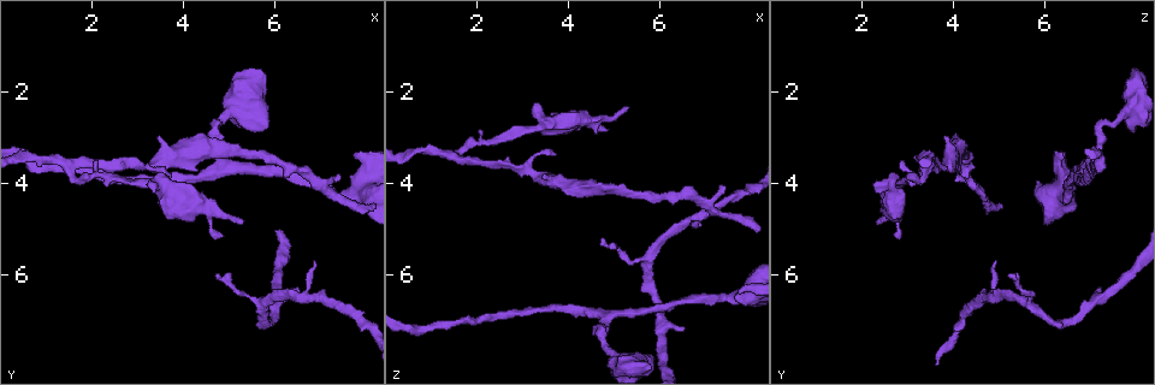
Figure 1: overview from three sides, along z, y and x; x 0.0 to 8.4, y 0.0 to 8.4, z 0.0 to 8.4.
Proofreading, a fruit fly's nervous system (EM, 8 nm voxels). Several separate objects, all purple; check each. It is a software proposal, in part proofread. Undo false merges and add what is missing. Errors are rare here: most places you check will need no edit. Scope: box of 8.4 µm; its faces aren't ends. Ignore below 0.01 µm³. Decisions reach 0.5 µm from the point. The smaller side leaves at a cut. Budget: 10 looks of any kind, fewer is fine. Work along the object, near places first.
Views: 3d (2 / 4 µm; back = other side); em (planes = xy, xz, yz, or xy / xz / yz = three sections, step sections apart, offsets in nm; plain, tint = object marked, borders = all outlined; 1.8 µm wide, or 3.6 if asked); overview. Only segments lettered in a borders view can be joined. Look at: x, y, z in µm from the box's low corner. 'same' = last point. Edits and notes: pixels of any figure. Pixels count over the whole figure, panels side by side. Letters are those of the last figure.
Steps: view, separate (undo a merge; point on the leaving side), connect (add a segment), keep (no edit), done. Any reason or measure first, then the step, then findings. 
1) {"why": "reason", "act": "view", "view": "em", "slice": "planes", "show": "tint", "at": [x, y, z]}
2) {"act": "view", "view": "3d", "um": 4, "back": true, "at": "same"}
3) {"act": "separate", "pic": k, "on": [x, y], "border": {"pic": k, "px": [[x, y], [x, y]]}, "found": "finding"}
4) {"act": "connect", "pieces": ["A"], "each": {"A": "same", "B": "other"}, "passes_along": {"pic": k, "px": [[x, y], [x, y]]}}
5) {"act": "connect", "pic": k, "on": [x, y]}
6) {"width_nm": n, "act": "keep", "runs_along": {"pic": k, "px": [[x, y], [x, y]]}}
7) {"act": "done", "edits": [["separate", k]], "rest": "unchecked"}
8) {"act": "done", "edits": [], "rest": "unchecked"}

{"why": "arms part here", "act": "view", "view": "em", "slice": "xy", "step": 16, "show": "tint", "at": [1.60, 3.70, 3.45]}

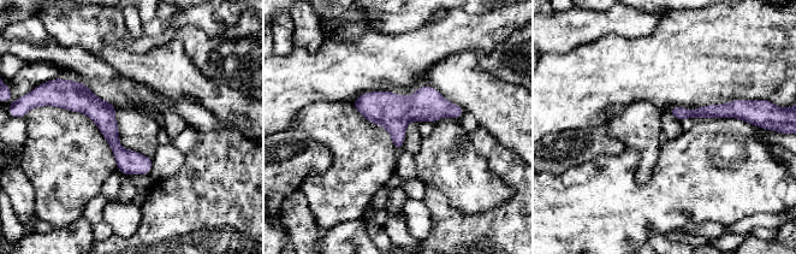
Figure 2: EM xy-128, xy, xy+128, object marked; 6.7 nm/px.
{"act": "view", "view": "em", "slice": "xy", "step": 16, "show": "borders", "at": "same"}

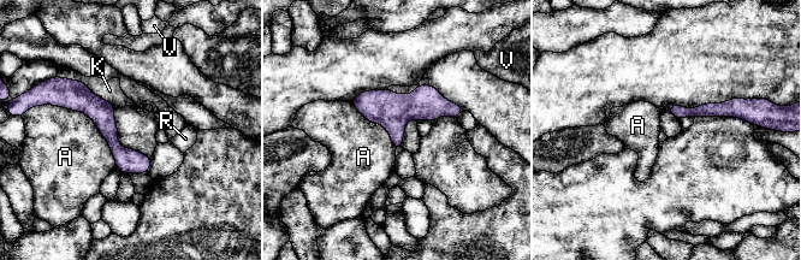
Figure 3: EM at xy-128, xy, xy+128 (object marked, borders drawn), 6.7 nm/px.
{"act": "keep", "each": {"A": "other", "K": "other", "R": "other", "V": "other"}, "found": "all the same neuron"}

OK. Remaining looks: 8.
{"why": "sudden change in width", "act": "view", "view": "3d", "um": 2, "back": true, "at": [3.40, 3.95, 2.75]}

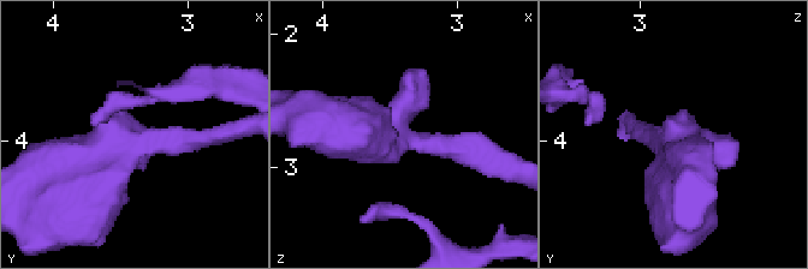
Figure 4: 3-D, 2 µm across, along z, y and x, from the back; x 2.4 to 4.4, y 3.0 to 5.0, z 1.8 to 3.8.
{"why": "shape alone is not enough", "act": "view", "view": "em", "um": 3.6, "slice": "planes", "show": "plain", "at": [3.42, 4.02, 2.74]}

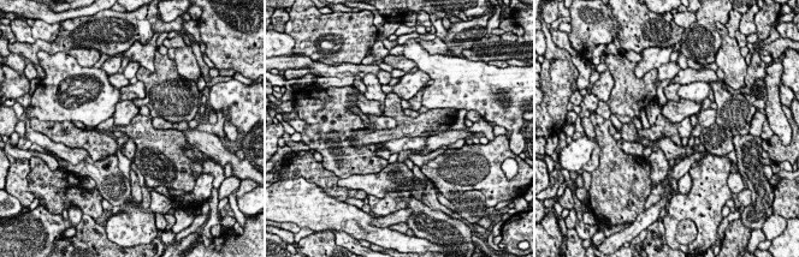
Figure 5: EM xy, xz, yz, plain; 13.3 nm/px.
{"why": "what lies round it", "act": "view", "view": "em", "um": 3.6, "slice": "planes", "show": "borders", "at": "same"}

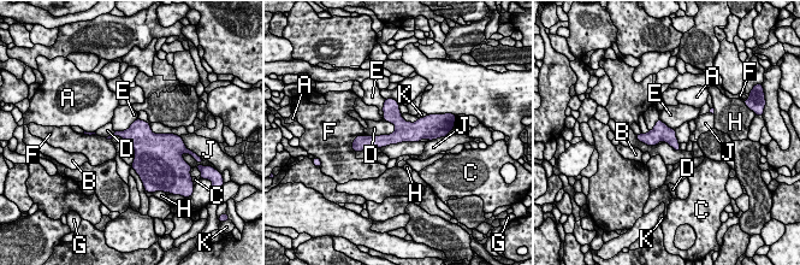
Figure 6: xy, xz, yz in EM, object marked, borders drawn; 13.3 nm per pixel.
{"width_nm": 240, "longest_contact_nm": ["D", 440], "act": "keep", "each": {"A": "other", "B": "other", "C": "other", "D": "other", "E": "other", "F": "other", "G": "other", "H": "other", "J": "other", "K": "other"}, "found": "one neuron here"}

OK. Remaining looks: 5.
{"why": "an open end", "act": "view", "view": "3d", "um": 4, "at": [7.40, 3.90, 4.05]}

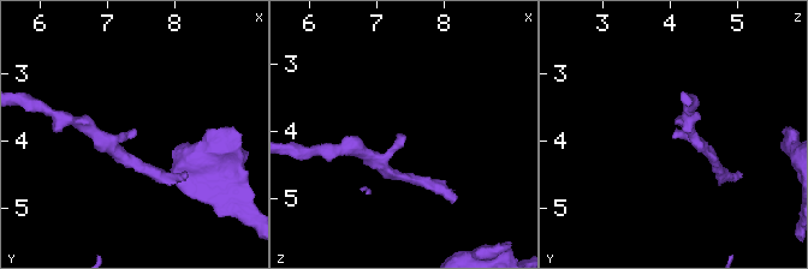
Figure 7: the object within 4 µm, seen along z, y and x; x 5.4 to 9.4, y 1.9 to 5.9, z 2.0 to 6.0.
{"why": "shape alone is not enough", "act": "view", "view": "em", "slice": "yz", "step": 4, "show": "borders", "at": [7.45, 3.90, 4.05]}

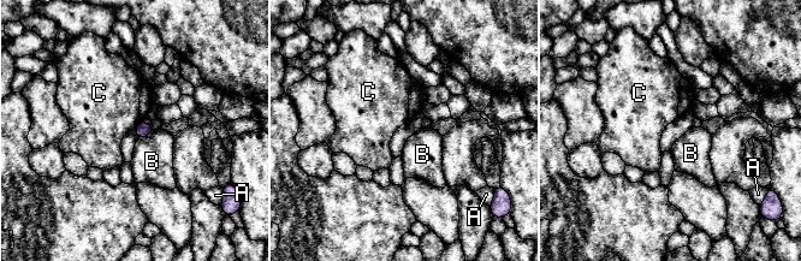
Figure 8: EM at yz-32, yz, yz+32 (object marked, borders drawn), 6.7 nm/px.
{"act": "view", "view": "em", "slice": "planes", "show": "borders", "at": "same"}

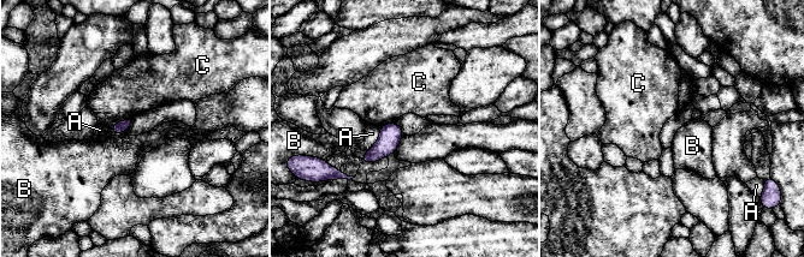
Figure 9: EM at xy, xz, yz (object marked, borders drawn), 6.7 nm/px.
{"act": "keep", "each": {"A": "other", "B": "other", "C": "other"}, "found": "no lettered segment goes on from it"}

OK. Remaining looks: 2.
{"why": "free end", "act": "view", "view": "em", "slice": "xz", "step": 4, "show": "tint", "at": [7.80, 3.40, 6.40]}

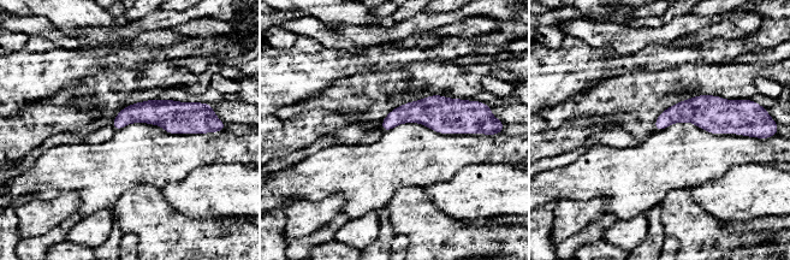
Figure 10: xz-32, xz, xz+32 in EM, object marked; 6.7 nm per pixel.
{"act": "view", "view": "em", "slice": "planes", "show": "borders", "at": "same"}

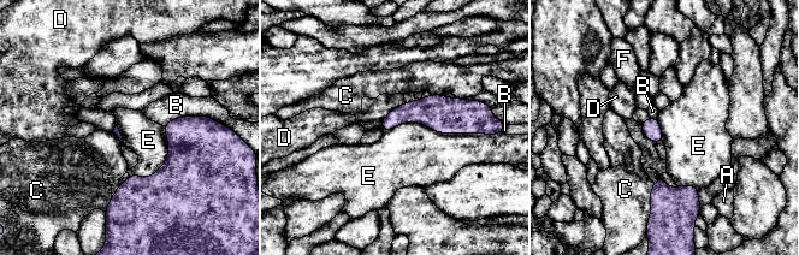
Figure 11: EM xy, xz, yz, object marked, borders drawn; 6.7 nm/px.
{"act": "keep", "each": {"A": "other", "B": "other", "C": "other", "D": "other", "E": "other", "F": "other"}, "border": {"pic": 11, "px": [[384, 130], [422, 123], [478, 134]]}, "found": "no lettered segment goes on from it"}

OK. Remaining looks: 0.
{"act": "done", "edits": [], "rest": "unchecked"}

